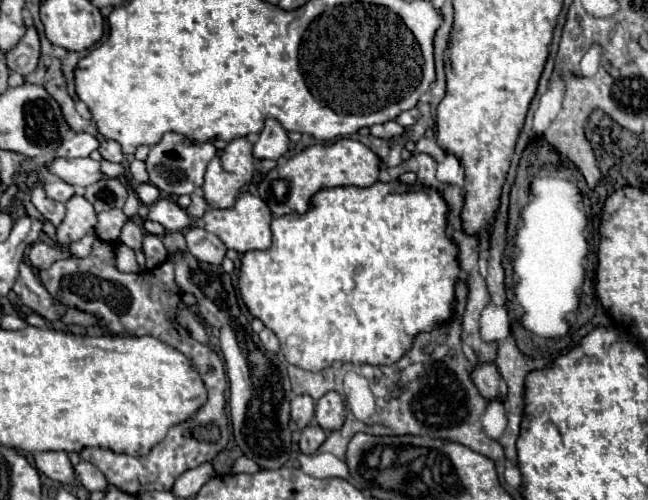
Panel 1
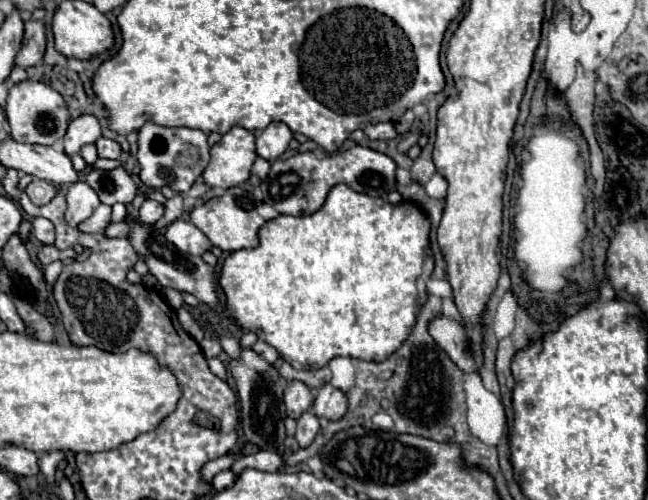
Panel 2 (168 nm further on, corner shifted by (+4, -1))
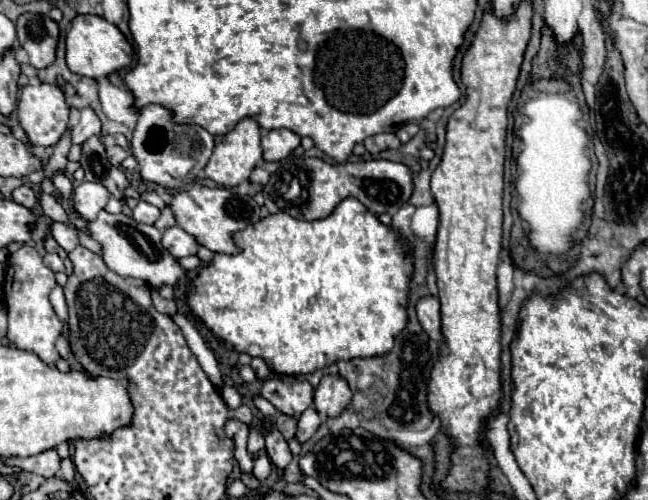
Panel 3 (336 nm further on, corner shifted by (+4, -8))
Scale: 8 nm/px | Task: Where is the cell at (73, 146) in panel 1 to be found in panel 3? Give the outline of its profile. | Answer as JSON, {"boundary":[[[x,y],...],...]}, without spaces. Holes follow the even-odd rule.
{"boundary":[[[83,108],[79,124],[73,126],[73,132],[71,132],[73,144],[83,144],[89,136],[95,136],[95,134],[101,134],[101,120],[93,112],[93,108]]]}

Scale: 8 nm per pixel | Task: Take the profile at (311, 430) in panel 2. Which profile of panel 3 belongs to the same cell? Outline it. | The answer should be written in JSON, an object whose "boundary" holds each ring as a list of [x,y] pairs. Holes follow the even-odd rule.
{"boundary":[[[309,406],[309,408],[301,414],[301,418],[299,418],[299,430],[297,430],[297,436],[295,436],[295,438],[297,438],[301,444],[307,442],[307,440],[317,432],[319,424],[321,424],[321,418],[319,418],[317,410]]]}

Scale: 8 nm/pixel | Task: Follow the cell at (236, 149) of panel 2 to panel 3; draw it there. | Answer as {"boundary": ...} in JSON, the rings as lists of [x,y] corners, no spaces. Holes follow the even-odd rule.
{"boundary":[[[243,118],[215,146],[205,176],[221,186],[237,186],[249,178],[261,160],[261,126],[253,118]]]}

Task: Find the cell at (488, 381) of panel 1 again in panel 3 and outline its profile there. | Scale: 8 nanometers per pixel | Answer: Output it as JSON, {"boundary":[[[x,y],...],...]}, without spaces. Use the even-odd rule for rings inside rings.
{"boundary":[[[423,296],[423,298],[417,300],[415,310],[417,310],[417,318],[419,318],[421,326],[425,328],[425,332],[429,332],[429,336],[433,336],[433,340],[443,342],[439,300],[435,296]]]}

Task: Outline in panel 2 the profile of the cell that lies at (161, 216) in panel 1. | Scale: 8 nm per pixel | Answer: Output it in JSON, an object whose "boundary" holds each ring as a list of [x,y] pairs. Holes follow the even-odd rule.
{"boundary":[[[145,199],[145,203],[139,209],[139,221],[145,225],[153,225],[161,217],[163,217],[163,205],[153,199]]]}

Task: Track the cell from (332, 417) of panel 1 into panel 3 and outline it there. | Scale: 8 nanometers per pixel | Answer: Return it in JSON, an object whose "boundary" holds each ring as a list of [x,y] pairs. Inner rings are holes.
{"boundary":[[[325,374],[313,398],[313,406],[317,408],[317,412],[333,418],[339,416],[349,402],[351,402],[351,390],[347,386],[347,380],[341,376]]]}

